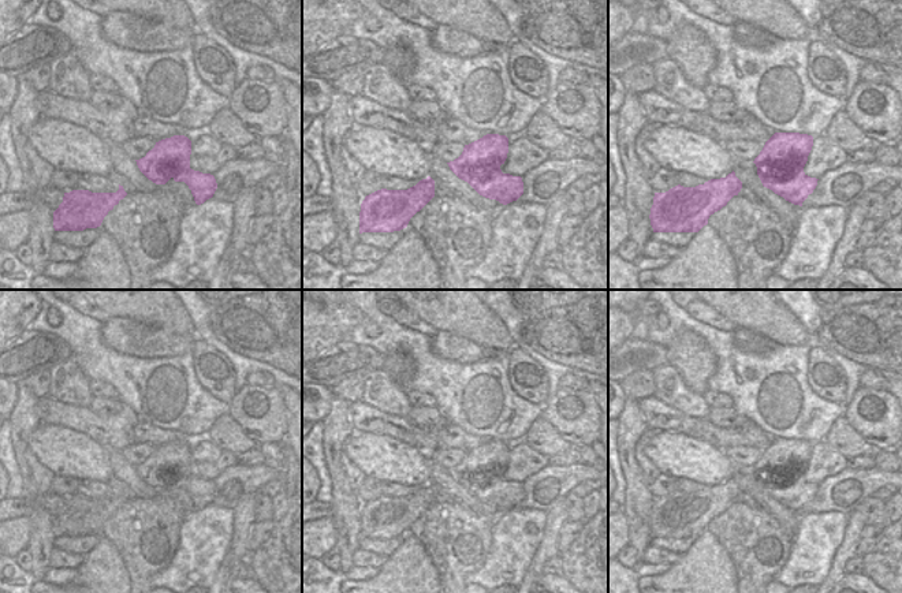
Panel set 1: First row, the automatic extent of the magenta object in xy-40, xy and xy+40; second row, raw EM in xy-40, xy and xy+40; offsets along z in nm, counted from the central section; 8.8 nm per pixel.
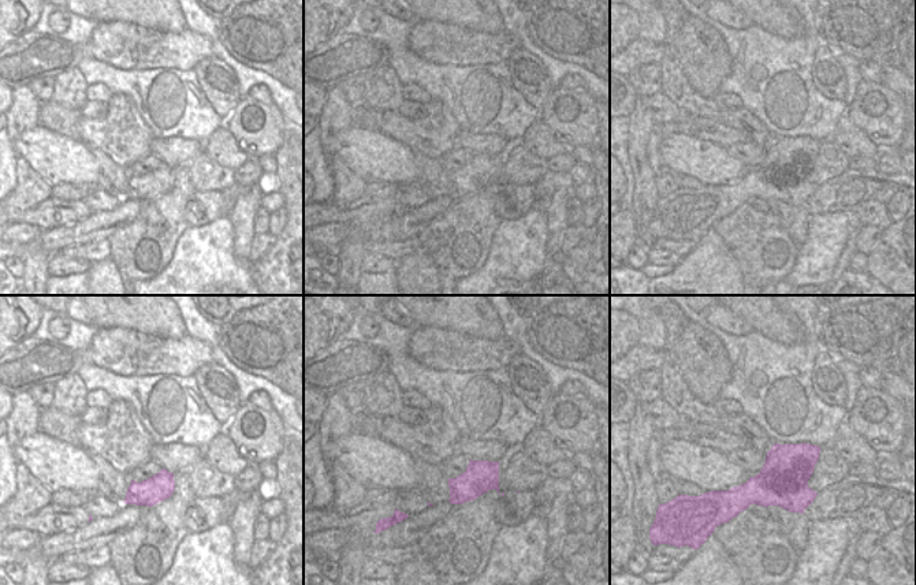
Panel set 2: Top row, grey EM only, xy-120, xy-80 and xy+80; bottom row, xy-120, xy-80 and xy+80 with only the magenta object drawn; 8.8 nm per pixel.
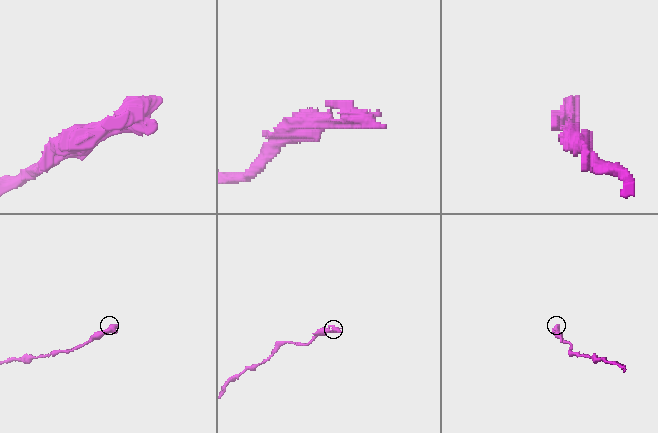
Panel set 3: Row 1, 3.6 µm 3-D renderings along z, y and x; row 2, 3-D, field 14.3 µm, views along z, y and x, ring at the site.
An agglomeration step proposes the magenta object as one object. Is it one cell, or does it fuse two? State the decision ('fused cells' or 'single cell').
fused cells

